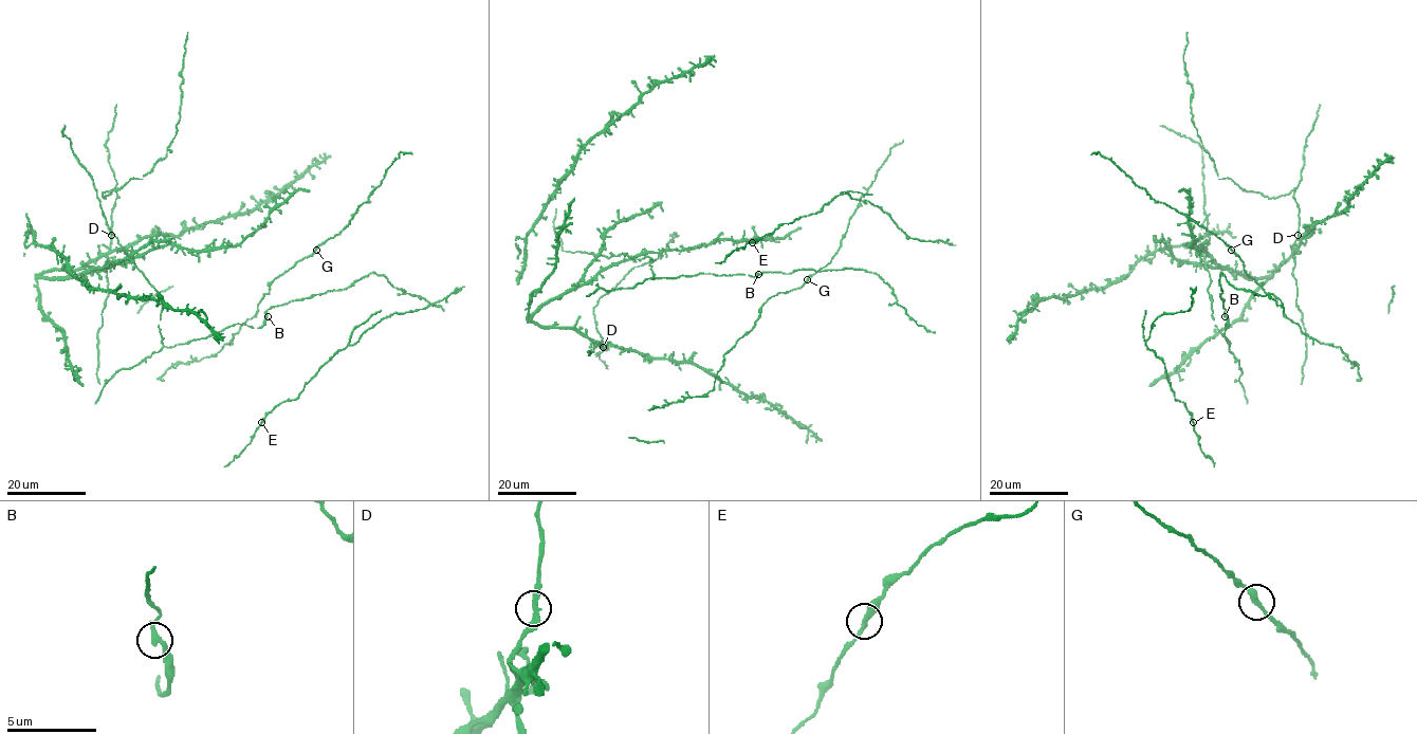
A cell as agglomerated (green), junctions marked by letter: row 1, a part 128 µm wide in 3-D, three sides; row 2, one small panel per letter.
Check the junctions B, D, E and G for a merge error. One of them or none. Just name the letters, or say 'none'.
none

